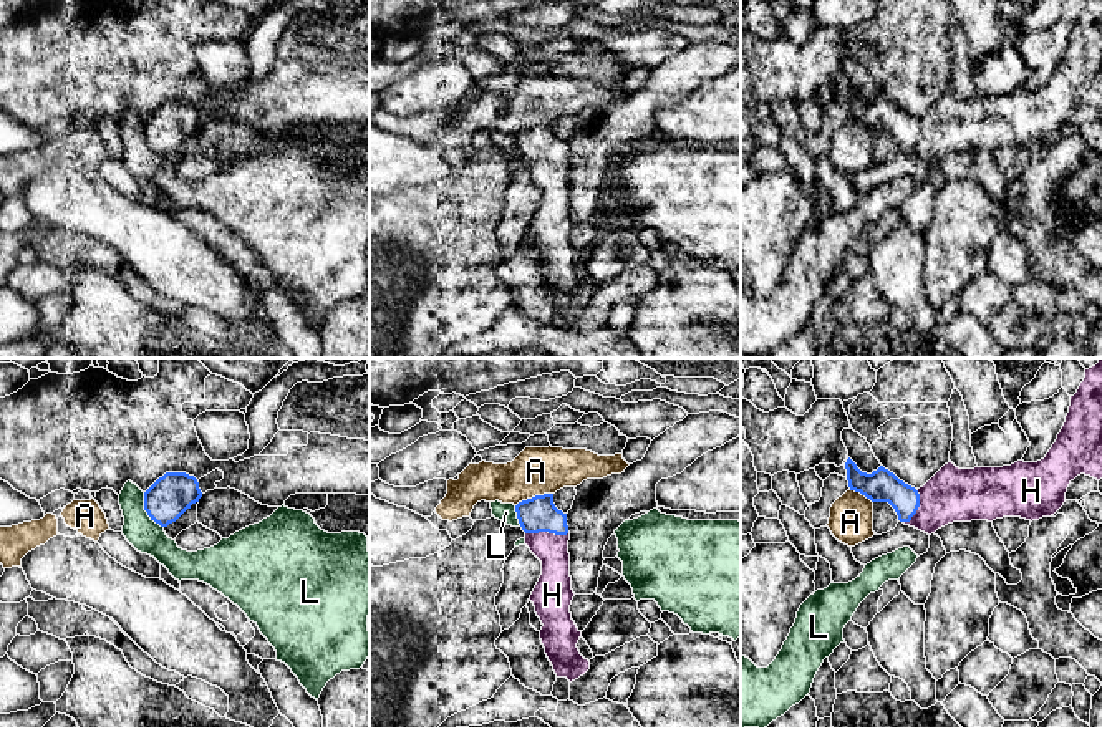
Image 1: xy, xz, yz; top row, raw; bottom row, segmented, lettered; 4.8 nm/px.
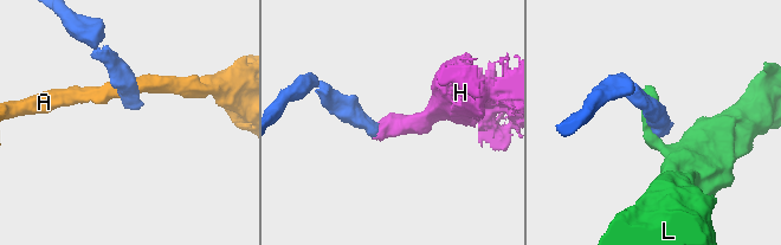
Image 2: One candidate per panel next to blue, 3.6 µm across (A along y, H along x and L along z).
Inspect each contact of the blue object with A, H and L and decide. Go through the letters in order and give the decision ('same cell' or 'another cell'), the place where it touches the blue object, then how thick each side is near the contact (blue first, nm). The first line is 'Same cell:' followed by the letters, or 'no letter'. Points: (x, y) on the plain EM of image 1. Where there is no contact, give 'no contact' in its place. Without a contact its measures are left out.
Same cell: H
A: another cell; contact xz (536, 125); calibres 180 and 240 nm
H: same cell; contact xz (547, 159); calibres 180 and 160 nm
L: another cell; contact xy (144, 138); calibres 200 and 160 nm

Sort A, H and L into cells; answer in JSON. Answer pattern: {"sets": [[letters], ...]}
{"sets": [["A"], ["H"], ["L"]]}

